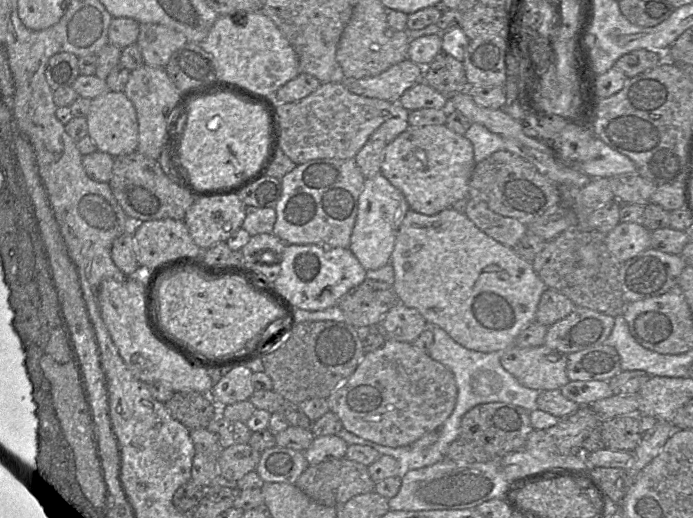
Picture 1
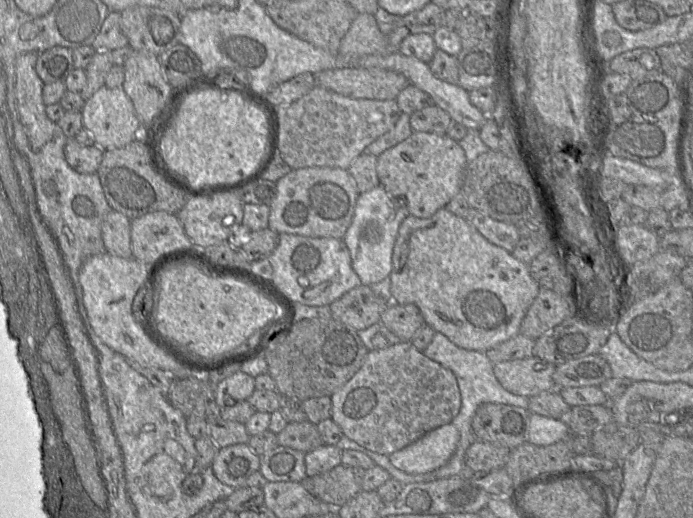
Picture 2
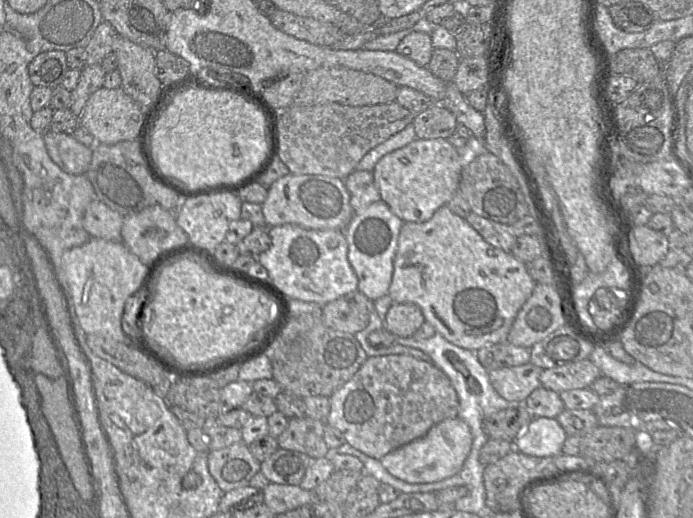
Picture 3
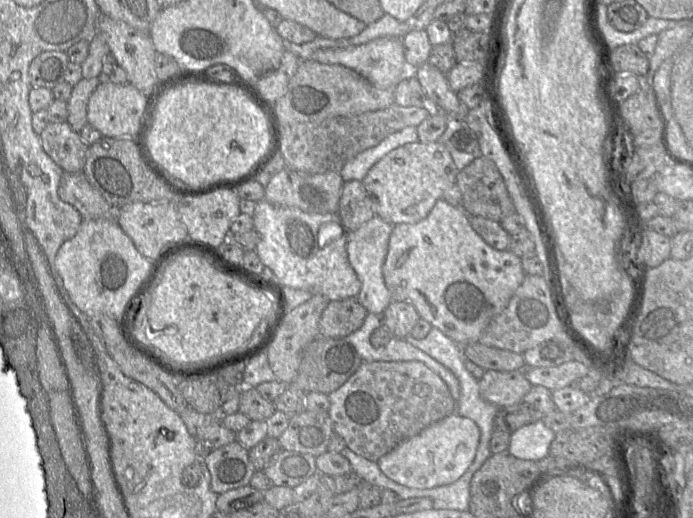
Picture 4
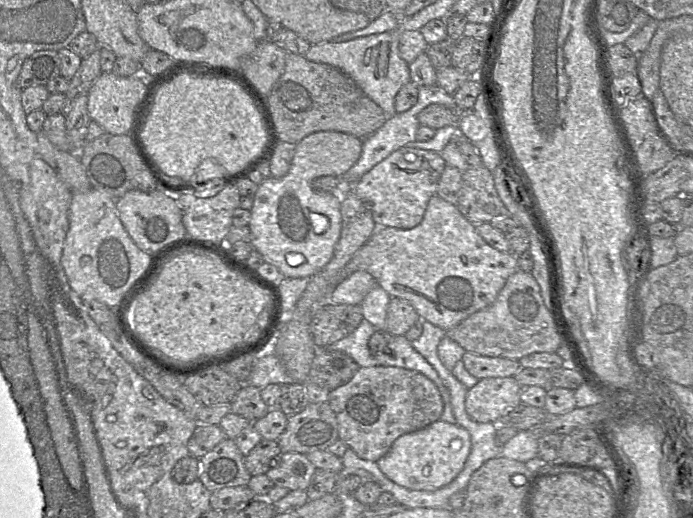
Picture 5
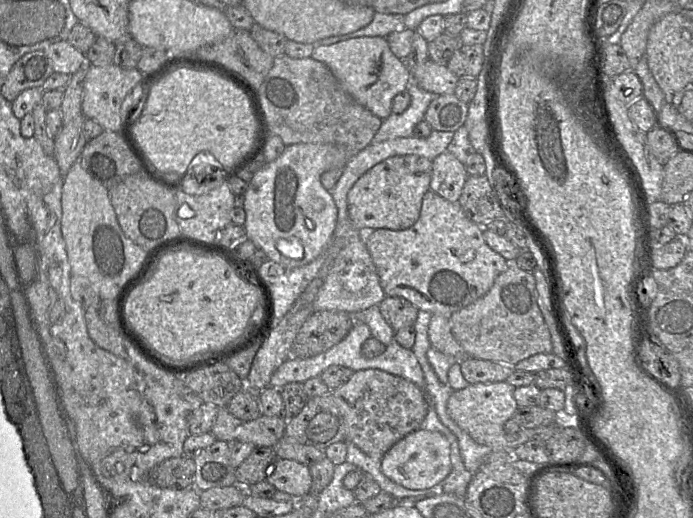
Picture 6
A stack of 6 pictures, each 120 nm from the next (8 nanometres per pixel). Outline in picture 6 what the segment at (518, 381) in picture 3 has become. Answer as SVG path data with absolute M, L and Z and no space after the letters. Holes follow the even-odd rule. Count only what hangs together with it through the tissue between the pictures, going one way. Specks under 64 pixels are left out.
M504 382L475 383L454 391L447 402L447 412L451 419L476 443L493 450L513 451L518 446L532 440L531 429L522 428L516 434L506 434L504 424L513 417L518 408L513 392L515 387Z

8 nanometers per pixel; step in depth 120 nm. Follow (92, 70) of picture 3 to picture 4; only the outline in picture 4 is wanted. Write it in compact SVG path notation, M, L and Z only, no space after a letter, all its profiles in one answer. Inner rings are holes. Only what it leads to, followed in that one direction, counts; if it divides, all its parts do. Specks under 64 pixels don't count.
M102 77L82 78L72 88L72 93L67 102L68 117L66 122L79 133L87 122L87 106L90 95L101 82Z

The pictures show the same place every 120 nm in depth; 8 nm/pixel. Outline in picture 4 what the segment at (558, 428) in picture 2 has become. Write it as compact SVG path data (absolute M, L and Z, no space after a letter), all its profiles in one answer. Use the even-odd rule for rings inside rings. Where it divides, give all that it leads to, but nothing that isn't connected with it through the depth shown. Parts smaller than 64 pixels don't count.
M540 419L511 433L507 452L519 459L540 461L549 455L555 436Z

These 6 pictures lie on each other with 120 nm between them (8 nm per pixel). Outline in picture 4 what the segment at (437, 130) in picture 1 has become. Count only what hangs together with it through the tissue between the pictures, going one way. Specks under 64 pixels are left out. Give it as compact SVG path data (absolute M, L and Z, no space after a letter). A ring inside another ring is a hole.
M417 141L386 154L371 167L362 183L374 203L375 216L391 225L414 224L426 218L436 201L456 183L458 172L445 144Z

